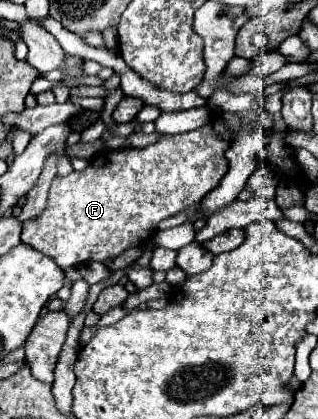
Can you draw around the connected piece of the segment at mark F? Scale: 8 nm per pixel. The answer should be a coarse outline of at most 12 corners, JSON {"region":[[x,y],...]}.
{"region":[[239,112],[53,178],[23,244],[63,270],[139,246],[229,170],[239,132],[301,176],[287,132]]}

